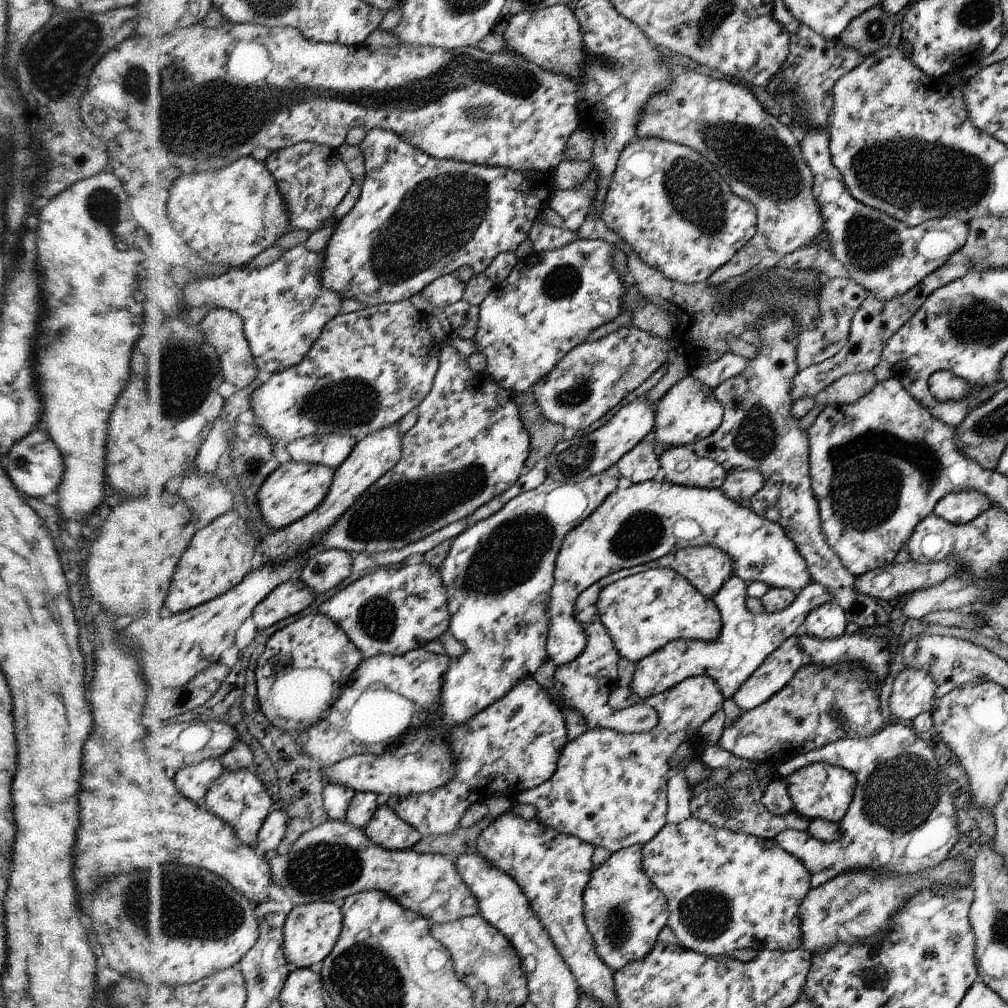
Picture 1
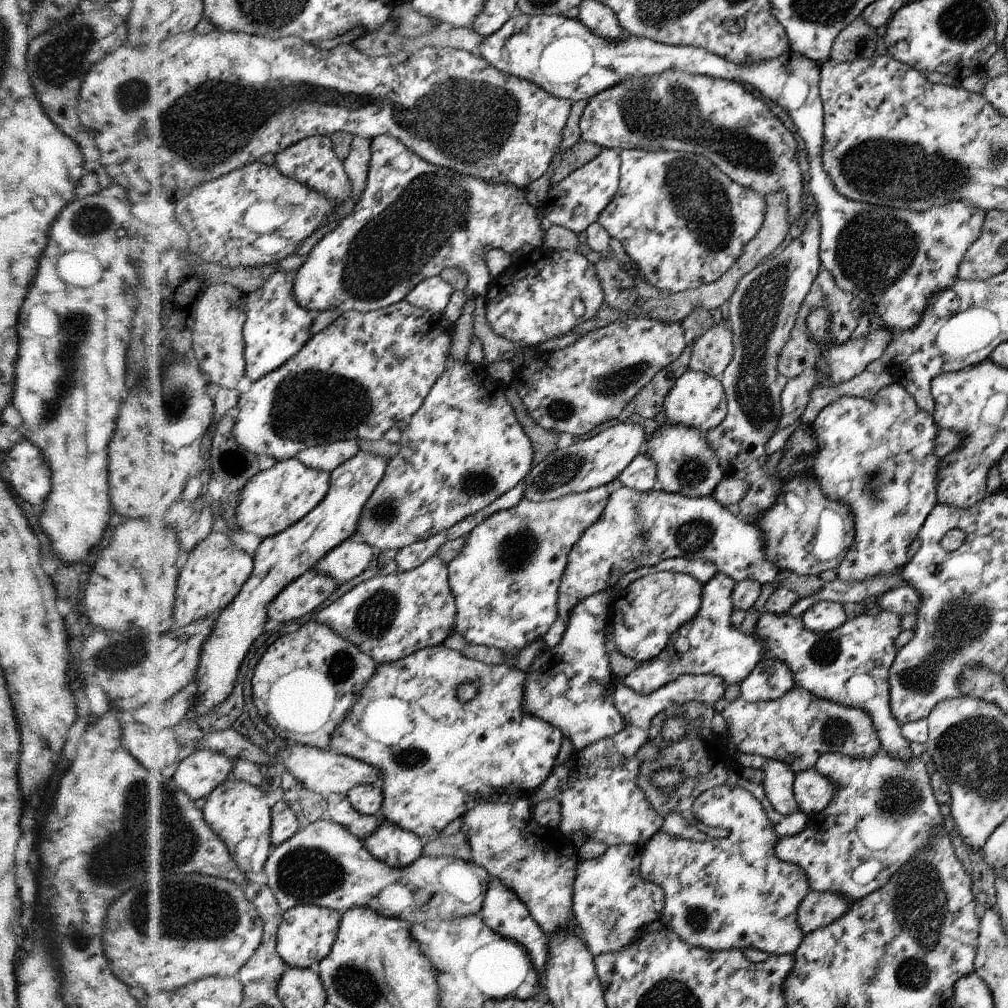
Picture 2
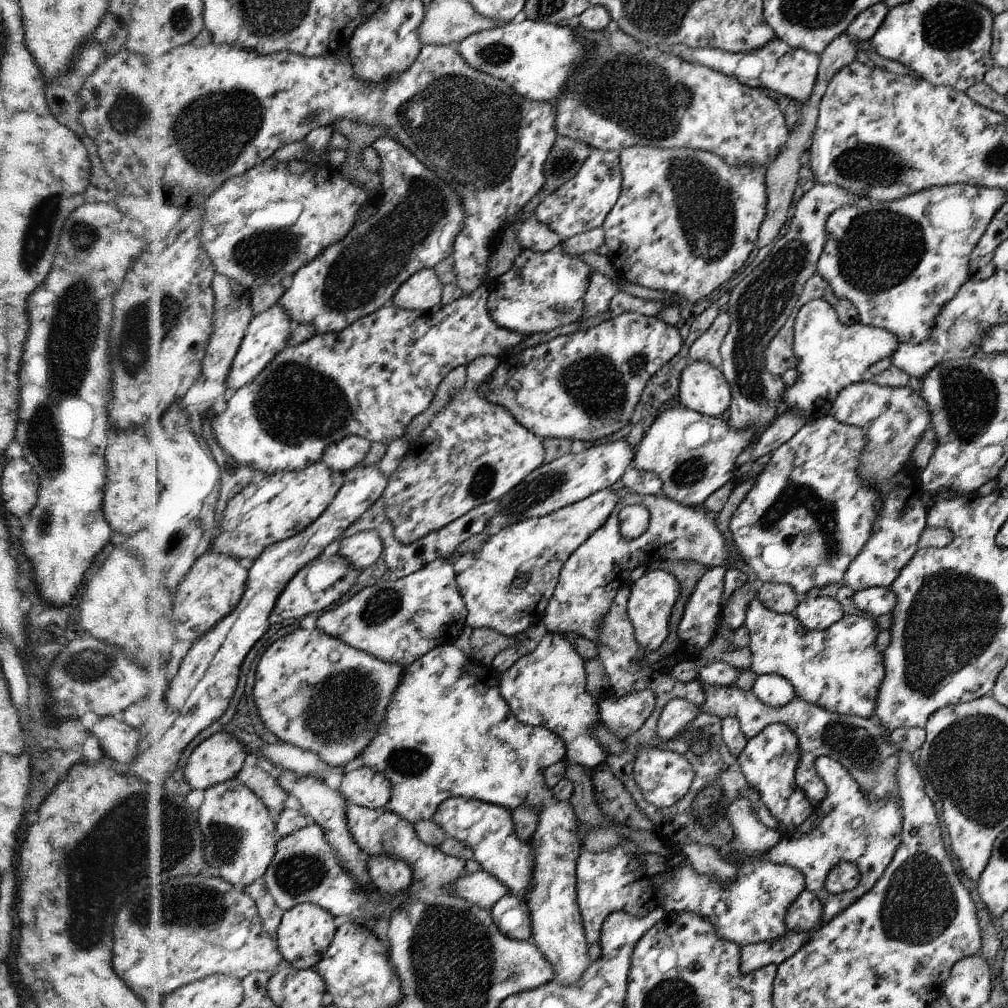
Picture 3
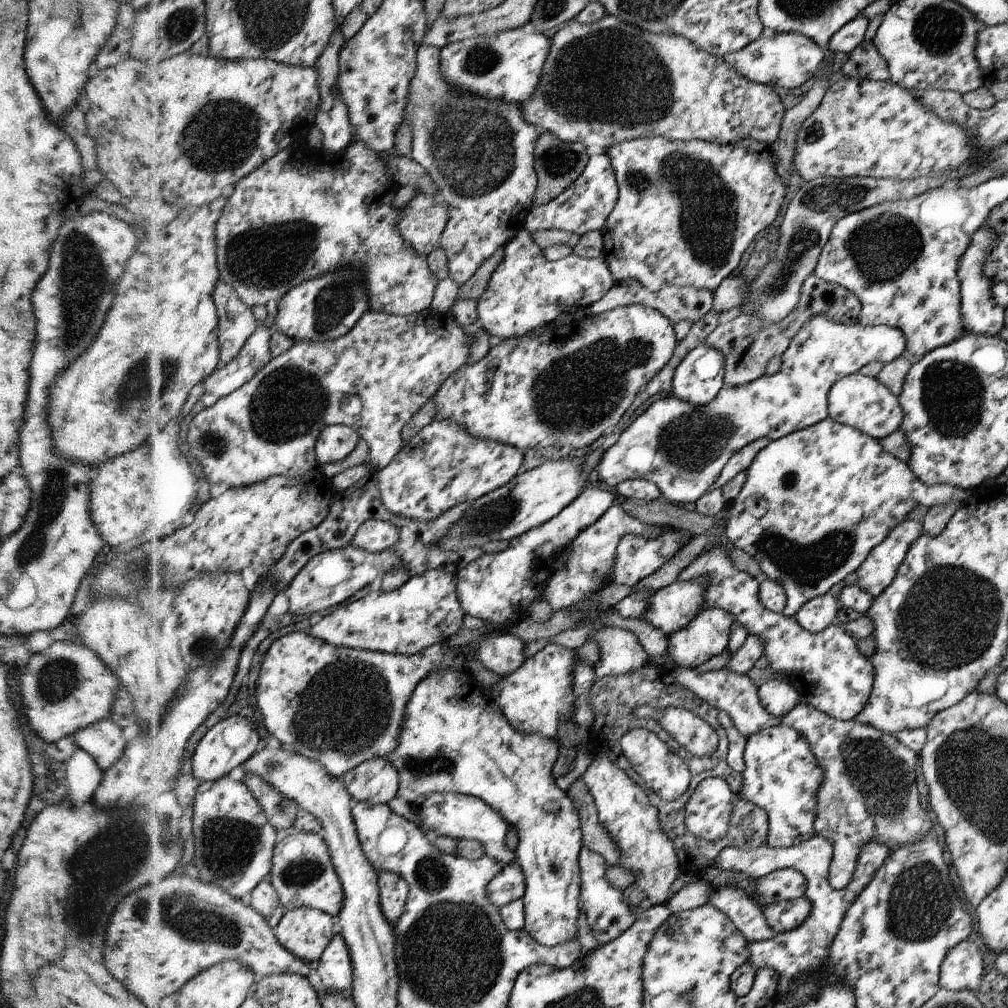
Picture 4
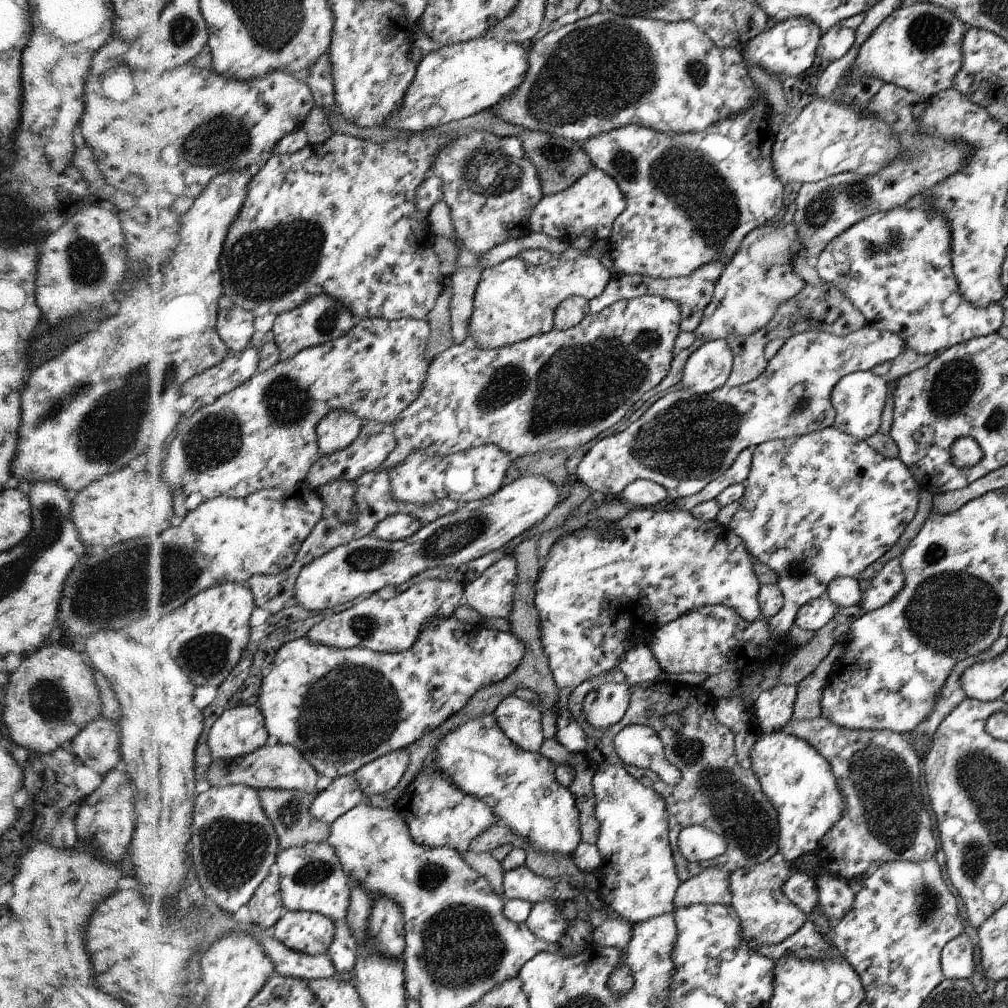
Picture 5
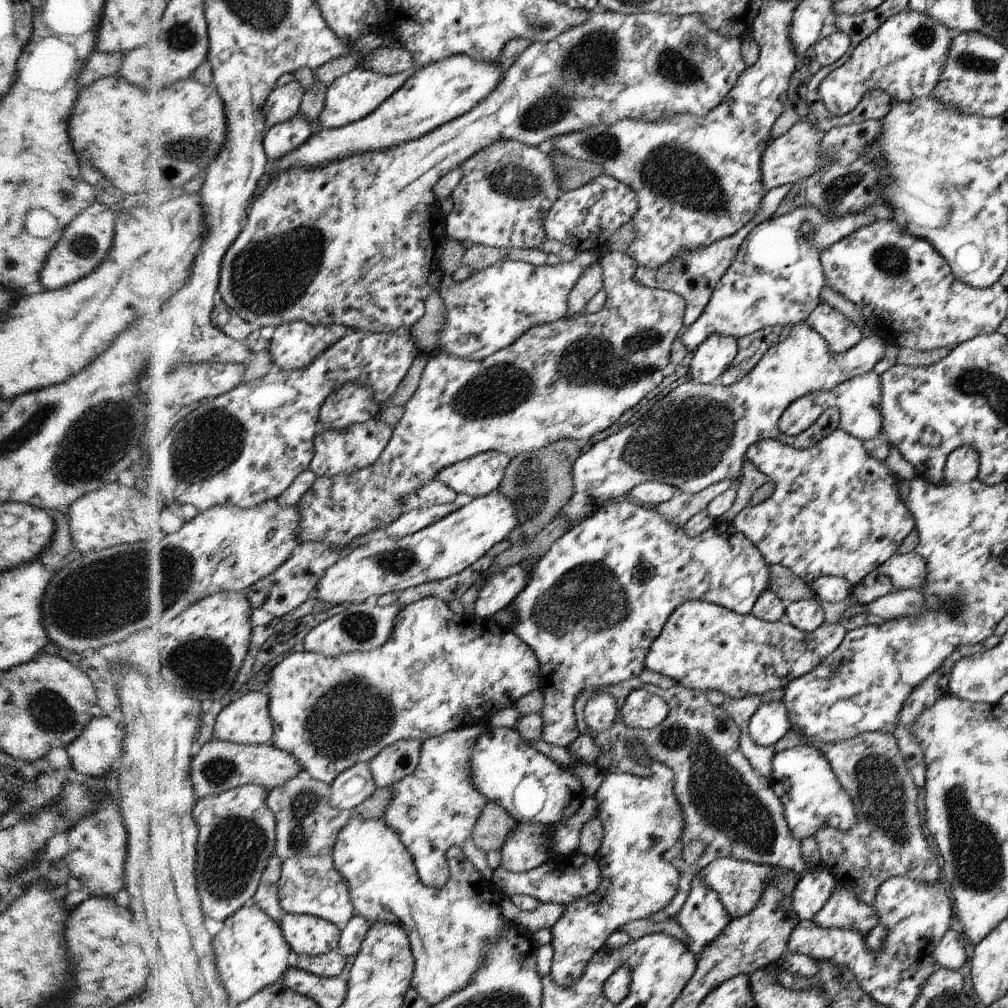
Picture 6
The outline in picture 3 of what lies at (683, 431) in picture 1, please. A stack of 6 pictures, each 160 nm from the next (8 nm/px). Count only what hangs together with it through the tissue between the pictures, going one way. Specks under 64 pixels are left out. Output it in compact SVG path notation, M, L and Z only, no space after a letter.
M690 360L679 378L678 404L698 411L709 417L719 417L725 413L732 401L732 387L720 367L707 360Z

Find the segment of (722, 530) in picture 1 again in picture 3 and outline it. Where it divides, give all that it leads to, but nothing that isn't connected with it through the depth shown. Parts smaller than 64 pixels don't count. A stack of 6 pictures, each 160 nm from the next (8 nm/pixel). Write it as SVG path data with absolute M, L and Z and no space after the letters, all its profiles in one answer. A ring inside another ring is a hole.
M628 492L620 496L609 520L566 560L553 597L549 600L543 618L544 624L550 633L576 632L596 643L601 638L600 624L608 614L616 592L627 583L634 568L644 565L645 562L649 564L666 558L694 560L706 566L724 565L728 570L740 569L751 575L741 556L734 559L725 544L725 535L717 526L715 514L708 513L702 507L684 506L664 494L648 496ZM630 505L645 506L650 514L648 528L634 540L626 539L620 531L620 512Z

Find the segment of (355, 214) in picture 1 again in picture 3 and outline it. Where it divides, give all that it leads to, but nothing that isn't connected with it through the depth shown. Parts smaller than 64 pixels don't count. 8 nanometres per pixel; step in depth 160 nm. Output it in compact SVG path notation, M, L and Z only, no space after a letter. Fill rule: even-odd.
M382 136L373 146L380 151L383 160L380 172L383 189L376 202L378 212L366 222L357 224L357 228L344 241L326 249L316 261L300 269L294 276L292 286L277 303L287 310L296 323L314 325L318 335L341 333L361 318L391 305L400 286L414 273L434 268L443 258L451 256L454 241L465 225L465 211L456 194L458 190L431 171L397 138ZM535 215L522 223L517 237L522 250L548 252L561 244L561 235L542 224Z

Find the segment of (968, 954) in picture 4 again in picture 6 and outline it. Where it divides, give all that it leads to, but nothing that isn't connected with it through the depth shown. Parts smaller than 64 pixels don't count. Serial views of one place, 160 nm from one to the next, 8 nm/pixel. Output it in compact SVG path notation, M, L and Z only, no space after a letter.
M952 930L945 934L942 942L938 942L937 949L934 949L934 958L937 965L948 970L959 970L966 965L968 954L966 954L967 938Z

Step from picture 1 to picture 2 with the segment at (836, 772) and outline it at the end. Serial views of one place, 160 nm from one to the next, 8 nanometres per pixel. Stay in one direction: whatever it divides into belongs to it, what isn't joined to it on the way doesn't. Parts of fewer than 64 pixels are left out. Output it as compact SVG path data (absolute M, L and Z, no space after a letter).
M814 768L799 772L793 785L793 793L800 810L809 817L824 810L838 789L831 779L821 775Z

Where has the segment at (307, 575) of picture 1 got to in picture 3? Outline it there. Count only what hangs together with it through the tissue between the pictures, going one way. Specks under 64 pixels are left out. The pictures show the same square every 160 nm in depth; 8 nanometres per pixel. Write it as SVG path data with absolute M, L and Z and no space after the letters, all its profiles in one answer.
M365 530L344 539L337 550L361 571L374 566L384 554L384 540L378 530Z

